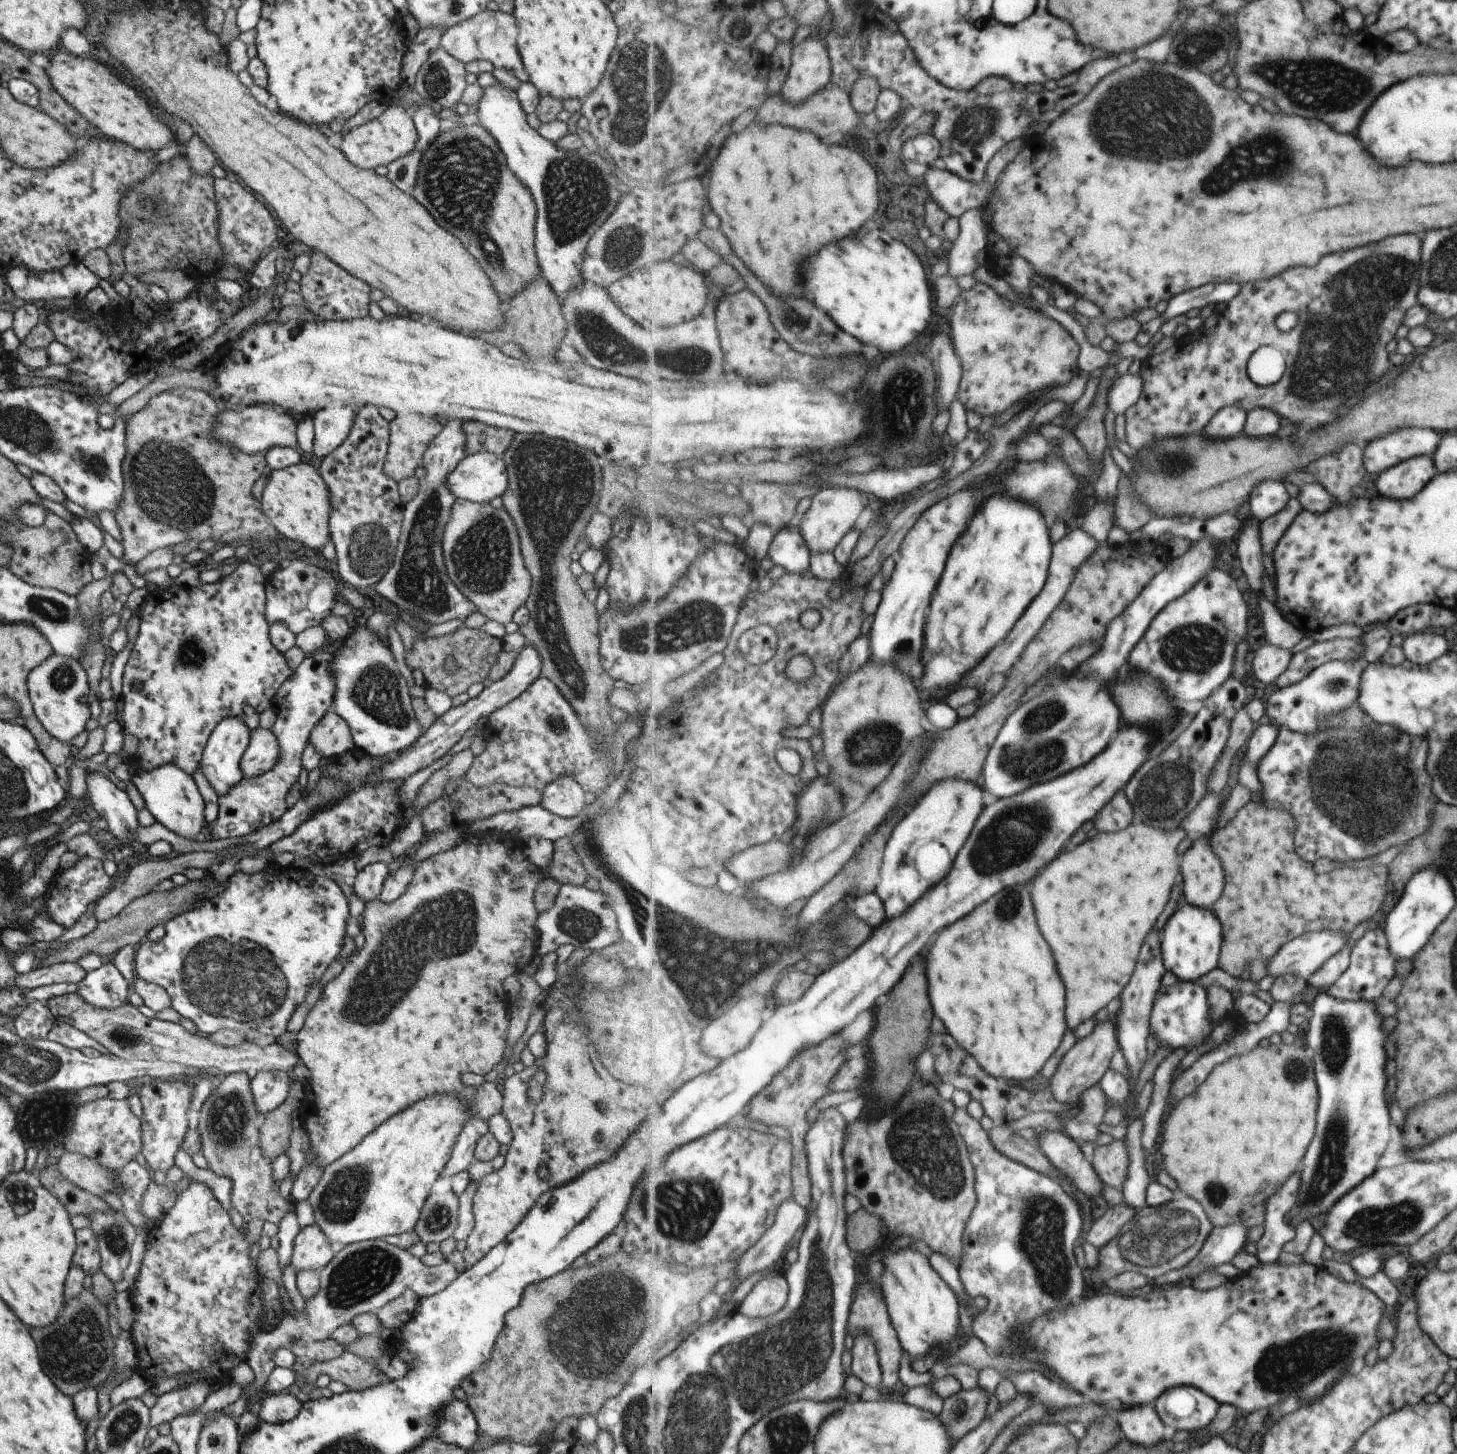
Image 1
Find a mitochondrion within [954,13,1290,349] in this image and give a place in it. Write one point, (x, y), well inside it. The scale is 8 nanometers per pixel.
(1165, 114)

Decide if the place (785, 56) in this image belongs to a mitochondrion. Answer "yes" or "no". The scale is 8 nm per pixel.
no

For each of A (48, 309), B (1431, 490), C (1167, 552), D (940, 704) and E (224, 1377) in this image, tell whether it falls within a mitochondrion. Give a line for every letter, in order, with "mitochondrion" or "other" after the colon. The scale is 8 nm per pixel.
A: other
B: other
C: other
D: other
E: other

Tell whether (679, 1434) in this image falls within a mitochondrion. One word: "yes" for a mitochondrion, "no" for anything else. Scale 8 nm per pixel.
yes

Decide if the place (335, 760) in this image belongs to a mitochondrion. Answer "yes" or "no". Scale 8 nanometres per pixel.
no

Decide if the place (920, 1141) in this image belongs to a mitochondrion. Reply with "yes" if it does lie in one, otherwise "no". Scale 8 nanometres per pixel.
yes

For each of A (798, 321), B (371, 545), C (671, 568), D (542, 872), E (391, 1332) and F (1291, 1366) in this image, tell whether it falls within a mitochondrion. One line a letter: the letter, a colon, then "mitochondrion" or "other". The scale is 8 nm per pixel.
A: other
B: mitochondrion
C: other
D: other
E: other
F: mitochondrion

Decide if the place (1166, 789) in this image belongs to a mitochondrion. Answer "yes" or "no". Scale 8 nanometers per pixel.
yes

